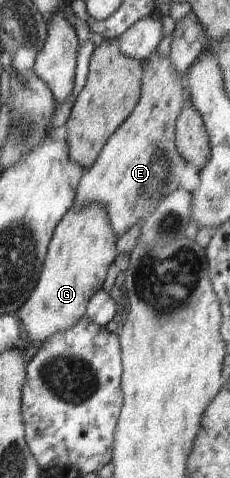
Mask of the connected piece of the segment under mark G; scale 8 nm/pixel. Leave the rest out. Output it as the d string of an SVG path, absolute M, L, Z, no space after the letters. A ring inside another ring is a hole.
M75 204L56 226L35 290L17 312L30 343L43 343L57 331L67 331L83 315L95 293L101 290L106 274L116 259L116 239L106 210L98 204Z

